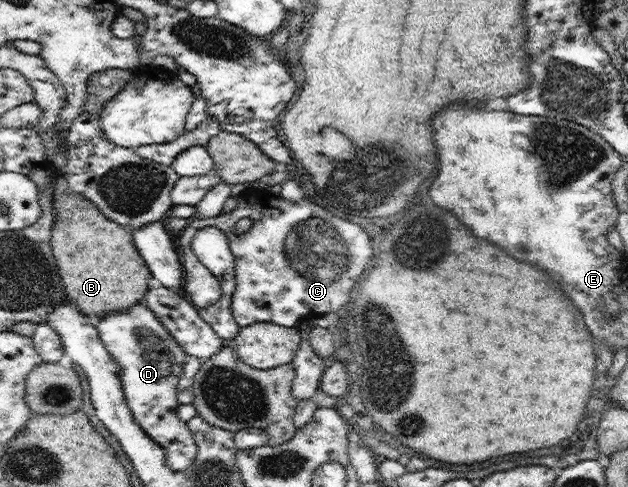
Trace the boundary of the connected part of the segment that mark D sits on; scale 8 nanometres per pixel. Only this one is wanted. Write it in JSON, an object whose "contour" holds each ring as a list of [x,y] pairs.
{"contour":[[[136,304],[127,312],[108,312],[105,316],[93,318],[100,339],[109,351],[114,361],[122,370],[121,387],[129,410],[133,414],[133,420],[139,428],[149,435],[161,449],[165,450],[165,464],[173,471],[183,471],[197,461],[198,443],[185,422],[177,418],[177,409],[180,403],[177,399],[177,388],[180,376],[183,374],[186,354],[177,344],[177,341],[169,334],[169,331],[157,320],[153,311],[147,306]]]}

